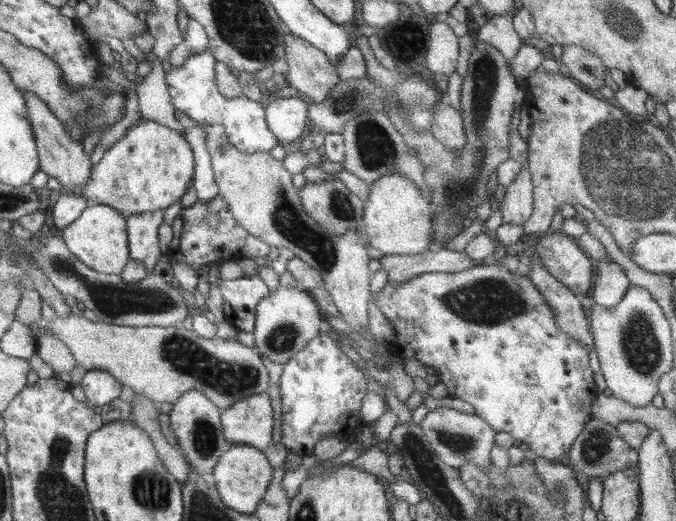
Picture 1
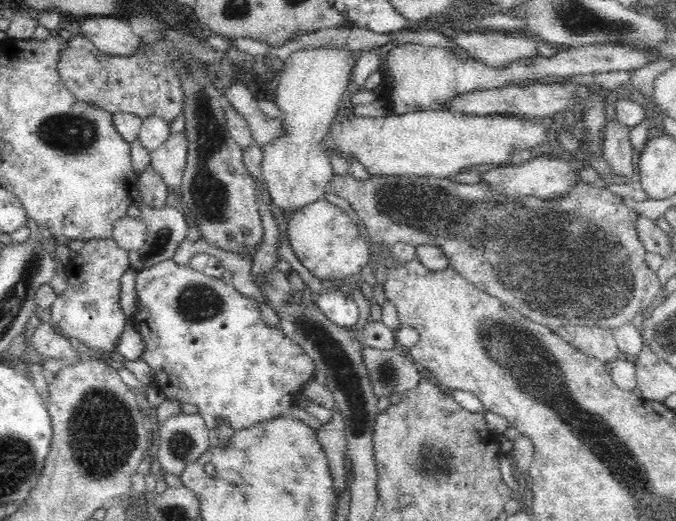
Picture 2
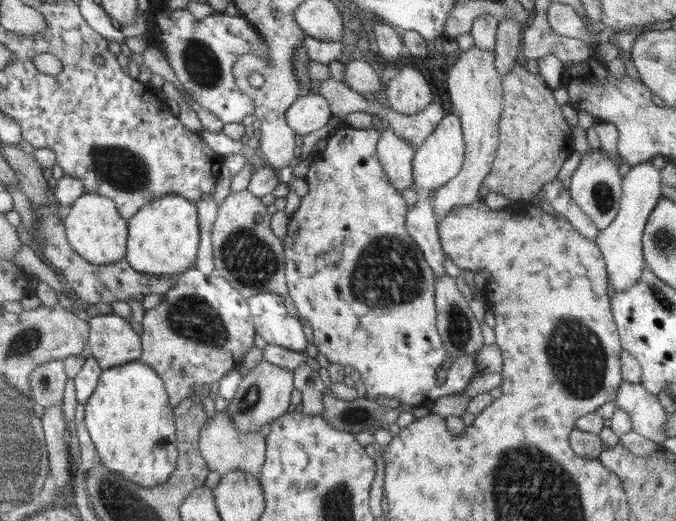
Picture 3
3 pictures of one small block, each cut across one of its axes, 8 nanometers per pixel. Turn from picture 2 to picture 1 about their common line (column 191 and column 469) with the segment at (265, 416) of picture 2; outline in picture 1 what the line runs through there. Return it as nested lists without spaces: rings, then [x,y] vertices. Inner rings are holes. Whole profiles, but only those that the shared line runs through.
[[[491,261],[488,264],[481,264],[481,266],[473,266],[466,270],[454,271],[453,273],[447,272],[428,272],[414,276],[408,282],[394,286],[390,282],[380,290],[380,294],[376,296],[376,305],[382,309],[382,314],[388,318],[388,321],[394,325],[394,333],[396,338],[391,345],[391,352],[405,360],[406,358],[416,358],[420,360],[426,368],[434,367],[438,380],[444,382],[448,390],[448,396],[453,398],[461,398],[466,402],[472,404],[475,409],[476,415],[490,424],[492,430],[496,432],[507,432],[511,434],[517,443],[526,443],[531,448],[531,451],[546,459],[547,462],[557,463],[568,453],[574,439],[582,432],[586,422],[590,422],[594,417],[592,414],[592,403],[598,391],[592,374],[592,369],[588,363],[588,349],[584,343],[570,337],[564,333],[554,319],[554,311],[548,305],[546,297],[540,293],[540,289],[532,283],[532,279],[528,275],[519,272],[510,272],[504,264],[500,262]]]

